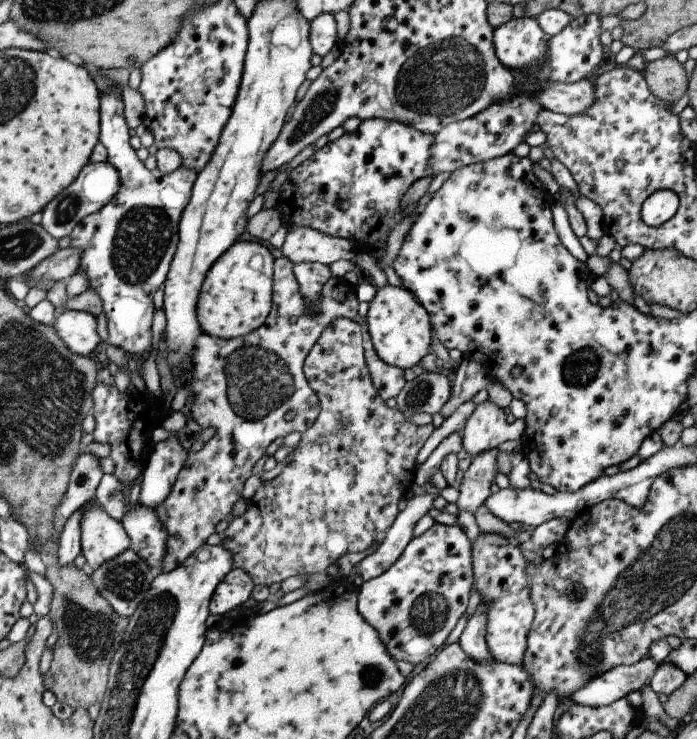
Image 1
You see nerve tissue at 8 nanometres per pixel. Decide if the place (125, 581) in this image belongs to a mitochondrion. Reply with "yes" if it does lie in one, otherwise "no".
yes

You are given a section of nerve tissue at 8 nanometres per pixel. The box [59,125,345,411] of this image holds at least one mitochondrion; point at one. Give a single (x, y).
(141, 239)

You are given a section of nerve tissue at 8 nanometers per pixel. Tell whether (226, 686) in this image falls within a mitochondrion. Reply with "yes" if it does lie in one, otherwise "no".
no

